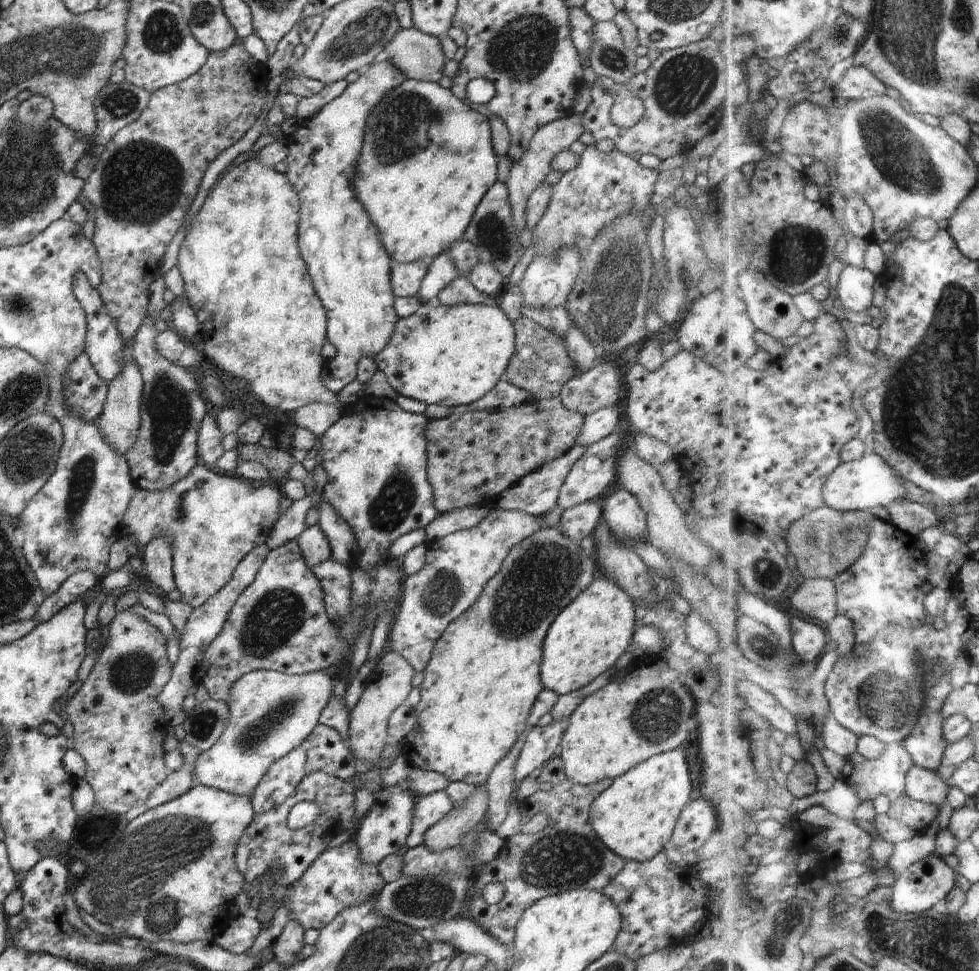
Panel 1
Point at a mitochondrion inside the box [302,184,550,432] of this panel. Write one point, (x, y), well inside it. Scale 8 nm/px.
(493, 234)

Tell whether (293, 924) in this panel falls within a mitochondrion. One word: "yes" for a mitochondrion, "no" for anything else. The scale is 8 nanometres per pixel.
no

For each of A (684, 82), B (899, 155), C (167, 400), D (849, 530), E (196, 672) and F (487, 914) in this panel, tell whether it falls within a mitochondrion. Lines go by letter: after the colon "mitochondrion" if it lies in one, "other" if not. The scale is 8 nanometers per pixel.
A: mitochondrion
B: mitochondrion
C: mitochondrion
D: mitochondrion
E: other
F: other

